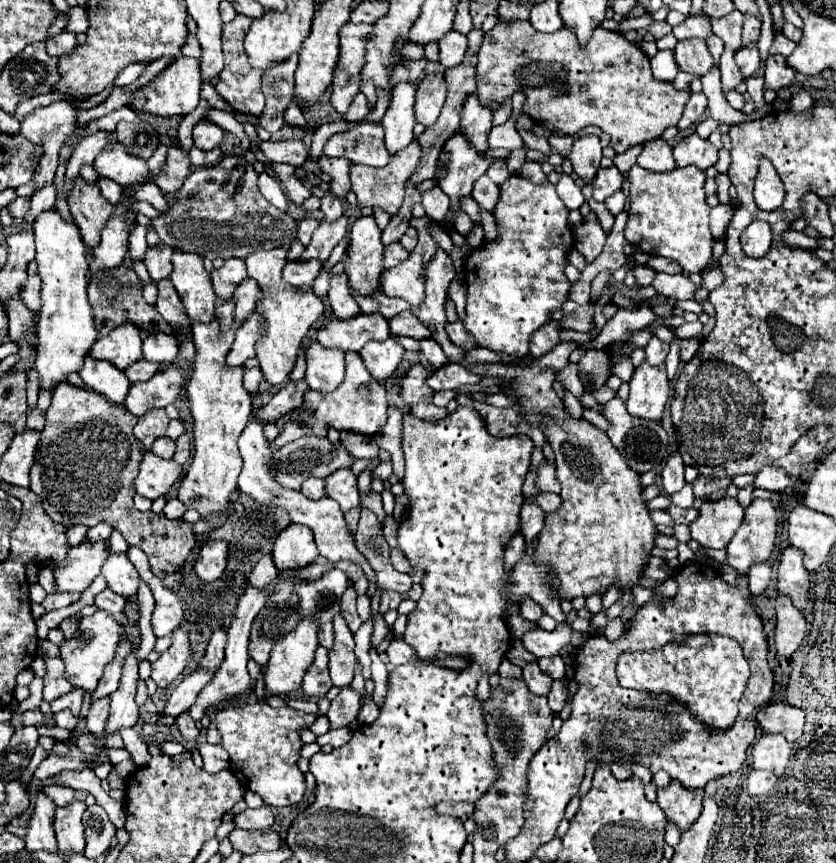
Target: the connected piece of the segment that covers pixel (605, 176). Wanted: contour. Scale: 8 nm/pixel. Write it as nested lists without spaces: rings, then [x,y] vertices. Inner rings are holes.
[[[610,167],[610,169],[600,169],[596,179],[592,181],[592,189],[594,189],[594,199],[596,201],[606,201],[610,195],[614,195],[622,185],[622,173],[618,171],[618,167]]]

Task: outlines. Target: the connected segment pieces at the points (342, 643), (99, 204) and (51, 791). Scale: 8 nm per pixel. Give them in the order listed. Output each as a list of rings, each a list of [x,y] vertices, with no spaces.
[[[342,615],[334,617],[334,647],[330,655],[330,677],[336,687],[348,687],[354,679],[356,655],[354,655],[354,637],[344,623]]]
[[[76,179],[74,189],[68,195],[68,207],[90,253],[90,249],[94,249],[94,241],[100,241],[100,233],[106,227],[106,221],[112,217],[114,205],[106,201],[96,183],[86,185],[82,179]]]
[[[46,785],[46,787],[42,787],[42,793],[46,793],[46,797],[50,797],[56,807],[66,805],[68,801],[74,801],[74,789],[70,789],[70,787]]]

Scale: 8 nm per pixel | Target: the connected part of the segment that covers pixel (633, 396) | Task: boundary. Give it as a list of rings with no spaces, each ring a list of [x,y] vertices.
[[[642,363],[634,369],[630,379],[630,397],[626,401],[628,413],[634,417],[660,421],[664,405],[670,397],[670,385],[666,379],[666,367]]]

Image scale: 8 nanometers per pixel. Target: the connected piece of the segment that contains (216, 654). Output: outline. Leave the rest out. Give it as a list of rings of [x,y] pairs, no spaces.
[[[218,629],[216,633],[212,633],[212,639],[206,647],[206,653],[200,661],[200,667],[216,673],[218,665],[222,663],[222,657],[224,657],[224,645],[226,645],[226,633],[224,633],[224,629]]]

